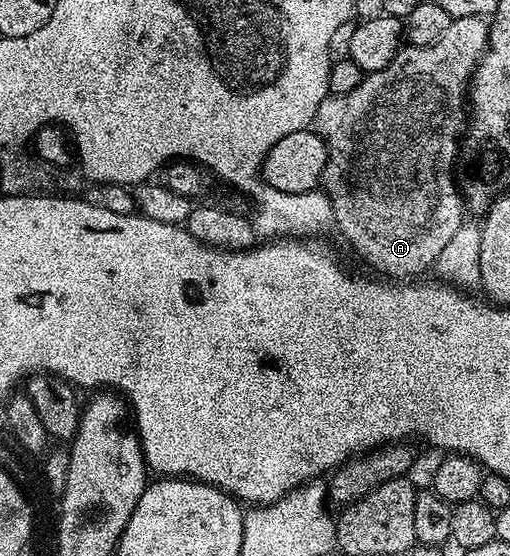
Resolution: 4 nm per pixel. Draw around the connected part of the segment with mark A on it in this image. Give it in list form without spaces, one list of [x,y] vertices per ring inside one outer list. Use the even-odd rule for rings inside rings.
[[[453,17],[441,39],[437,39],[431,45],[404,44],[393,59],[393,63],[389,63],[389,67],[381,67],[381,71],[366,74],[363,81],[357,83],[357,87],[353,87],[353,91],[328,95],[321,103],[321,107],[317,107],[313,129],[327,148],[327,166],[323,172],[321,185],[324,190],[327,188],[325,197],[335,216],[334,228],[339,228],[340,235],[379,272],[376,274],[386,275],[391,279],[411,279],[416,275],[426,274],[423,272],[434,266],[441,251],[445,251],[449,239],[453,239],[453,235],[457,235],[457,231],[465,224],[463,217],[465,202],[457,181],[455,185],[455,156],[459,153],[459,132],[462,129],[464,132],[465,129],[465,102],[469,97],[469,82],[475,68],[479,66],[479,60],[487,51],[488,28],[488,22],[482,17]]]

